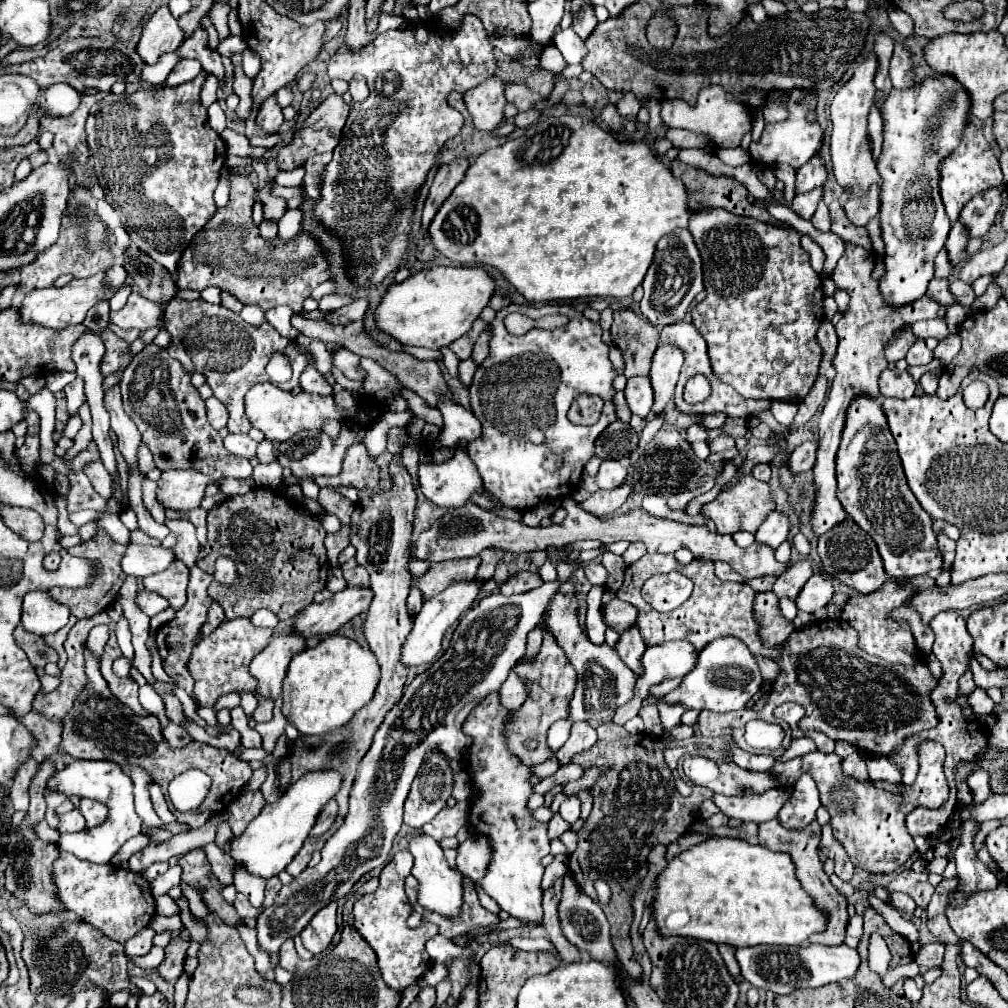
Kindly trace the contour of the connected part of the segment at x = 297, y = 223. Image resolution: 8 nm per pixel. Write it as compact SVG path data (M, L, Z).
M289 209L281 219L279 219L279 237L281 239L291 239L299 233L303 223L303 211L301 209Z

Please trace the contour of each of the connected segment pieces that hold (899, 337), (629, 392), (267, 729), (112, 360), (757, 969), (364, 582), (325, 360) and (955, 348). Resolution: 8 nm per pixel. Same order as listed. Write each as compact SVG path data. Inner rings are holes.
M905 325L899 329L899 333L893 333L893 337L885 347L885 359L889 361L889 368L894 368L895 361L905 357L905 353L909 351L909 345L913 345L917 339L919 337L913 335L911 327L905 327Z
M631 377L625 387L625 399L629 403L631 413L647 417L653 407L653 387L649 377Z
M277 697L277 701L275 701L275 711L273 711L273 719L271 719L269 723L263 723L263 725L257 725L257 727L255 727L255 729L261 733L261 737L263 737L263 749L265 749L267 753L273 751L277 737L285 731L287 723L289 723L289 721L285 719L285 715L281 713L281 705L283 705L283 699Z
M101 329L97 331L97 335L105 345L105 355L101 359L101 375L109 375L117 369L125 369L125 365L131 361L131 355L127 353L129 345L109 329Z
M801 945L801 947L749 947L737 949L735 953L741 975L755 987L773 991L777 995L789 995L795 989L817 989L827 983L837 983L841 979L855 977L859 969L859 953L847 945L825 947L825 945Z
M357 565L357 567L349 569L349 571L345 571L343 575L345 575L347 585L355 585L355 587L369 587L369 575L367 575L365 567L361 567L361 565Z
M312 341L307 350L315 357L316 367L320 373L325 374L331 370L331 352L327 350L322 341Z
M950 334L941 340L934 349L934 357L941 361L943 367L946 367L957 355L961 348L961 339L958 334Z

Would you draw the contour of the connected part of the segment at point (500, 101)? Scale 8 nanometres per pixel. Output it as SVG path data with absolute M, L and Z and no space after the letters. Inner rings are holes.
M493 75L481 85L465 91L463 99L469 115L473 117L475 129L493 131L499 125L499 121L503 119L503 107L507 105L505 87L507 81Z

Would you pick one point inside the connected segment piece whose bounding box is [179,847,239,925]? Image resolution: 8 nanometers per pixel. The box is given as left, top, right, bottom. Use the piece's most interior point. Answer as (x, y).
(197, 872)

